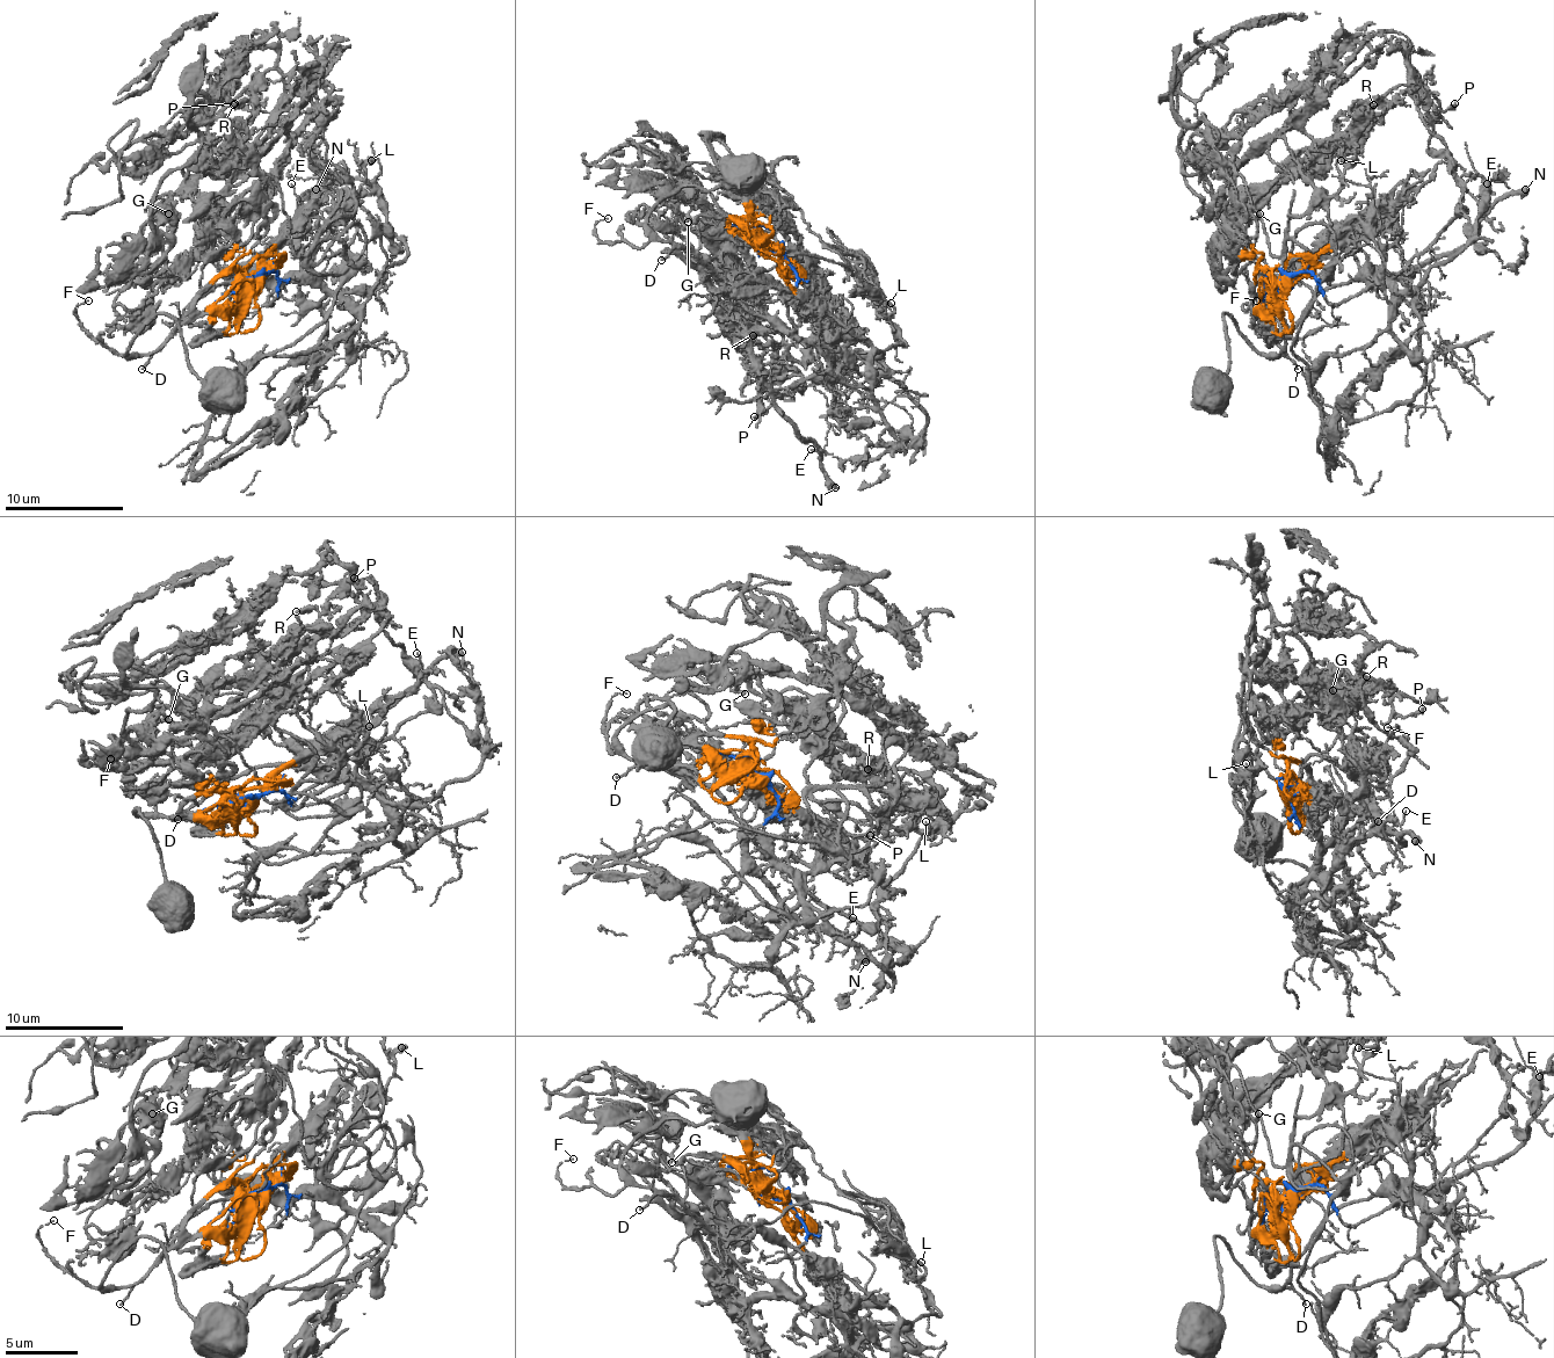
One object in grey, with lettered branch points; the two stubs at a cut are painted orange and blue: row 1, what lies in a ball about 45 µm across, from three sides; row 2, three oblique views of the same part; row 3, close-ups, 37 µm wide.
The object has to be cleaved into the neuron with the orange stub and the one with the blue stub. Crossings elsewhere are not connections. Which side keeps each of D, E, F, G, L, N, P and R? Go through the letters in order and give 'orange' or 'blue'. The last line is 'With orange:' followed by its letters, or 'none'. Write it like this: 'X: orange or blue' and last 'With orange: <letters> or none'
D: blue
E: blue
F: blue
G: orange
L: orange
N: blue
P: orange
R: orange
With orange: G, L, P, R

